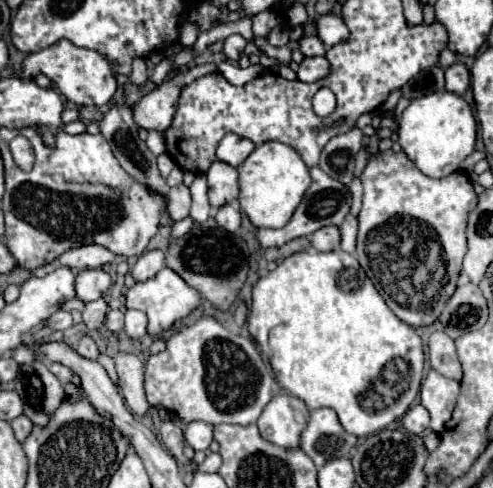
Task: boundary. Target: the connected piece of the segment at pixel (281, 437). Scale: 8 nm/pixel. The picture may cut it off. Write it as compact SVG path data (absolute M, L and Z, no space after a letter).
M280 393L266 405L258 419L260 435L284 449L300 449L300 433L310 419L306 405L288 393Z

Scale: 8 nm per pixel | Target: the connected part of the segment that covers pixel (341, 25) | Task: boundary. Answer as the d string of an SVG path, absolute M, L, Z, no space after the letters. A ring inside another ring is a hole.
M320 15L318 17L318 37L330 49L338 43L344 43L350 37L350 31L342 17L338 15Z

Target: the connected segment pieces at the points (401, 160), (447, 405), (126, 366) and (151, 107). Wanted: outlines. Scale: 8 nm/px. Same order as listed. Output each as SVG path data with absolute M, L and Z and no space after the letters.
M394 151L372 155L360 175L360 181L364 195L362 211L358 215L360 229L356 257L386 305L400 321L412 327L432 325L456 289L456 279L466 255L466 221L476 205L474 187L466 173L452 173L442 179L430 179L422 175L404 153Z
M430 371L426 381L422 381L420 401L430 413L430 429L442 433L446 421L452 417L456 399L460 393L460 383L440 375L438 371Z
M118 353L114 357L116 371L118 371L118 387L126 399L130 411L138 417L150 413L150 403L146 401L144 393L144 363L132 353Z
M206 63L206 65L196 65L192 69L180 71L174 77L166 79L160 87L156 87L154 91L150 91L148 95L144 95L136 107L134 107L134 121L138 127L144 127L148 131L156 129L156 131L166 131L176 115L176 107L178 107L178 99L180 93L186 85L190 85L192 81L196 81L198 77L216 73L216 65L214 63Z

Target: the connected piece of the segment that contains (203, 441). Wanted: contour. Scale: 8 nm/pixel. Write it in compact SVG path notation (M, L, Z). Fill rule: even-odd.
M192 421L184 429L184 439L194 451L206 451L212 443L212 425L206 425L202 421Z

